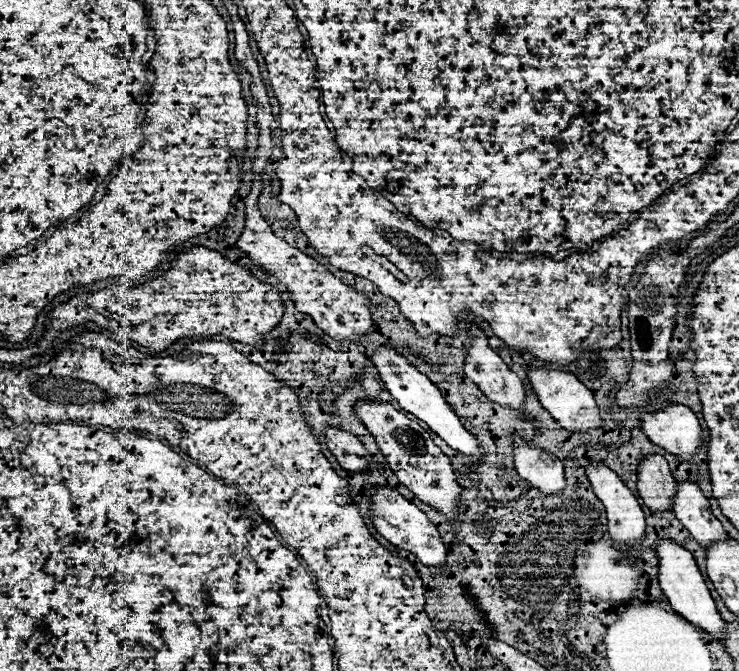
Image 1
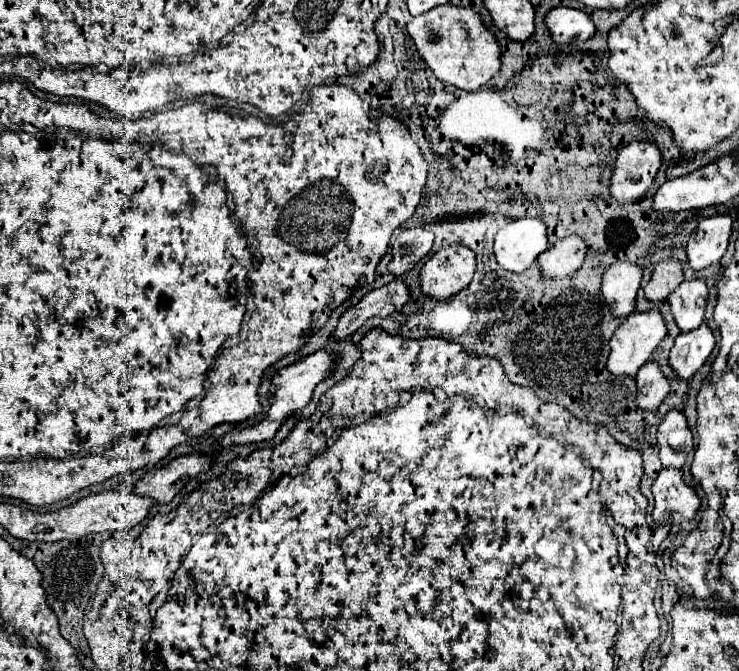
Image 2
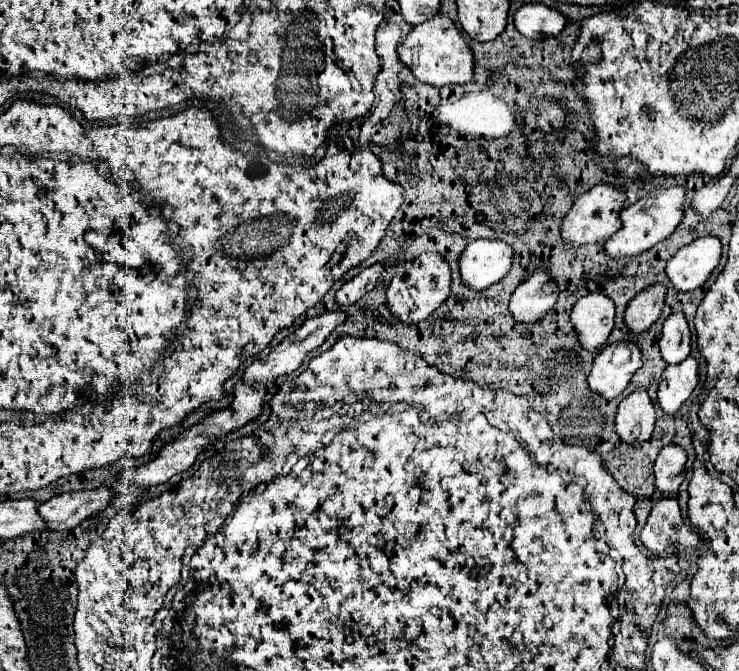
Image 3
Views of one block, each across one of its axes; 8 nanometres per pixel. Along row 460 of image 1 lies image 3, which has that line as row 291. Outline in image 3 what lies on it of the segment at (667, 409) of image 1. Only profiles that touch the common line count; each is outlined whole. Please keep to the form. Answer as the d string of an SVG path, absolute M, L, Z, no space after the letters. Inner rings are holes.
M716 236L696 238L682 246L672 260L668 260L666 274L676 290L690 292L700 288L722 256L722 244Z

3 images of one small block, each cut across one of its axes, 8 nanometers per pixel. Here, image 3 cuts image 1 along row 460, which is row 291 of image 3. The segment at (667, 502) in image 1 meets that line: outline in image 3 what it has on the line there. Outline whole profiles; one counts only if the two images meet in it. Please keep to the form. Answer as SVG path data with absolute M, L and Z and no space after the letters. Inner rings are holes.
M654 284L644 288L640 294L636 294L626 308L626 326L634 334L646 332L658 318L664 308L664 298L666 298L666 286L664 284Z

